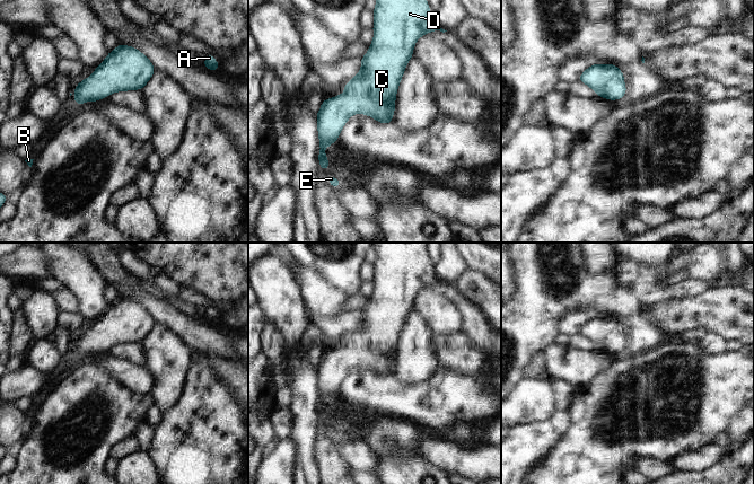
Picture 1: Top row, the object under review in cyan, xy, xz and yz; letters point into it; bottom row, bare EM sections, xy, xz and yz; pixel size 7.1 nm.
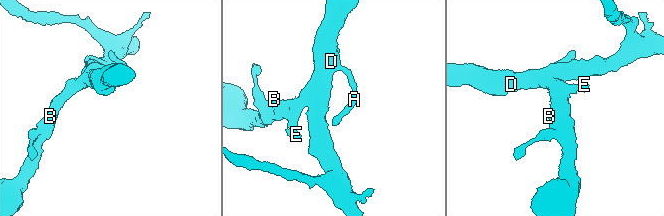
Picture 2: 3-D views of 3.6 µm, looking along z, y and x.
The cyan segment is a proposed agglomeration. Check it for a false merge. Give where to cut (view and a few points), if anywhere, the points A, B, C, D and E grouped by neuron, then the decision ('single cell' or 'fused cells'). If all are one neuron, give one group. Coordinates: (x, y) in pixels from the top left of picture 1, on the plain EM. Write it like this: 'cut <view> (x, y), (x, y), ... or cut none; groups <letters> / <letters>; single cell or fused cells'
cut none; groups A B C D E; single cell

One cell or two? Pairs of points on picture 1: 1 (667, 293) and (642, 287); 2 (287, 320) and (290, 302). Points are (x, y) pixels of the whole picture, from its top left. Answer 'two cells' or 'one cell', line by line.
1: one cell
2: one cell

